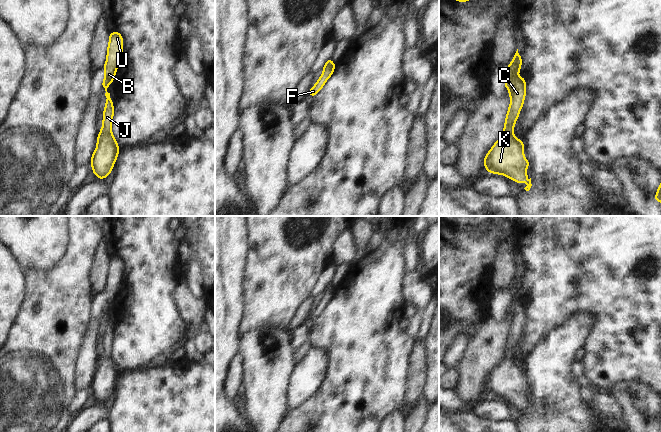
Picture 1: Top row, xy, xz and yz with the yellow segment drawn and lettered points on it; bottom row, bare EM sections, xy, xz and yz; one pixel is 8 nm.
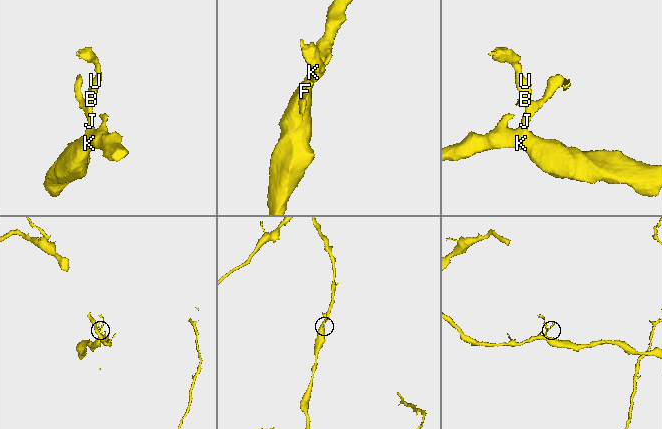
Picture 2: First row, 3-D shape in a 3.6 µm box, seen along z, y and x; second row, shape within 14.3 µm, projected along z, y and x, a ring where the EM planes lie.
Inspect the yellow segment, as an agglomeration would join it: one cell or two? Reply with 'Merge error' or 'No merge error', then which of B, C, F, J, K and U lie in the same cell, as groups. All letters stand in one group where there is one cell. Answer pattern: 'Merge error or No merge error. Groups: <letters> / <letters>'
Merge error. Groups: B U / C F J K

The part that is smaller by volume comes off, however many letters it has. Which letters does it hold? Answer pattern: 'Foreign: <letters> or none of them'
Foreign: B, U

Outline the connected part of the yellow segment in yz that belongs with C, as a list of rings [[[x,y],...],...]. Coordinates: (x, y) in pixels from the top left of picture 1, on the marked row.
[[[522,76],[514,78],[508,89],[511,102],[506,114],[504,130],[501,137],[486,154],[484,166],[488,172],[505,175],[519,184],[528,182],[529,184],[524,189],[529,191],[532,184],[531,178],[527,179],[526,167],[530,167],[530,163],[524,158],[523,142],[516,139],[513,133],[515,122],[524,104],[526,95],[525,79]]]

